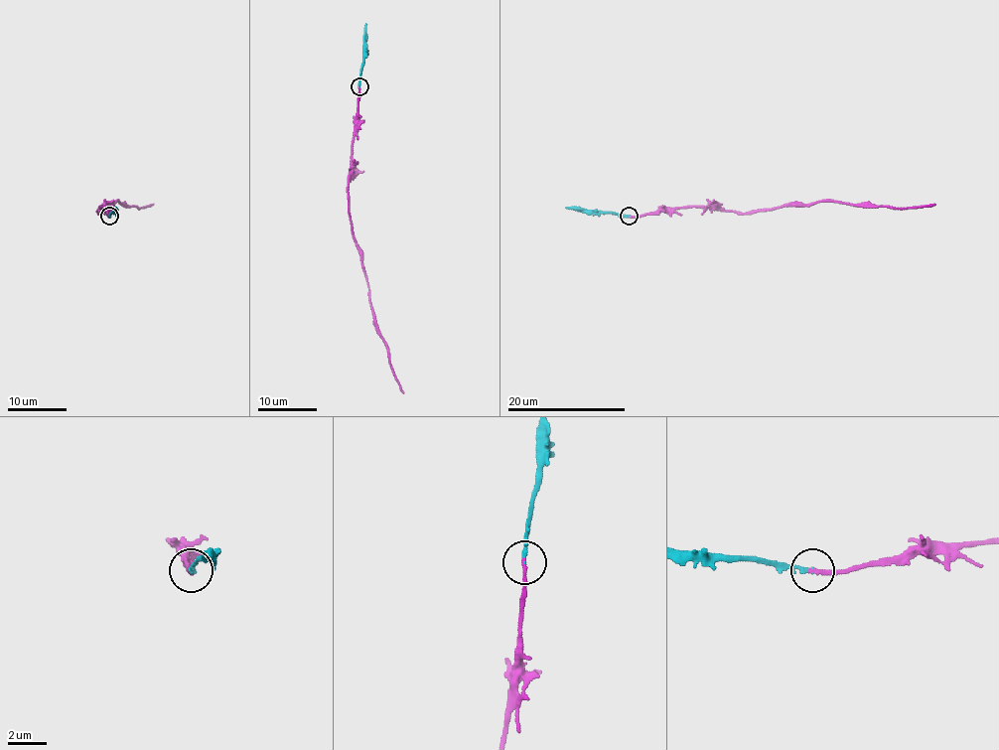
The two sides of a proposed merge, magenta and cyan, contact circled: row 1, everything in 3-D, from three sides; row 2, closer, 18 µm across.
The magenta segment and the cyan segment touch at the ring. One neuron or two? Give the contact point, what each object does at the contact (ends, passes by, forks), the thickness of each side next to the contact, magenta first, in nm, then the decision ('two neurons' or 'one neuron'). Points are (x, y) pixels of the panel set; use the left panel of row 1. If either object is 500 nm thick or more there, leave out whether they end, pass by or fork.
at (109, 216); magenta ends there; cyan ends there; 220 nm thick on the magenta side, 190 nm on the other; one neuron

